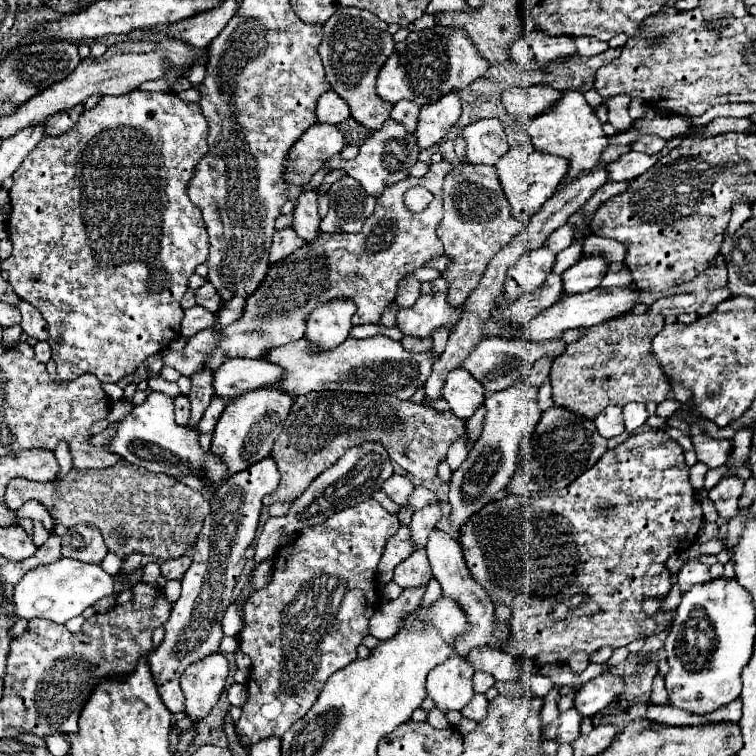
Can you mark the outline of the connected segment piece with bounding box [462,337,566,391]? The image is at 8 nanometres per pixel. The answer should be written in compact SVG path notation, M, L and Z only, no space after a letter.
M488 337L482 339L476 349L464 359L462 367L474 375L476 381L480 381L486 391L502 391L516 383L520 377L530 373L530 367L542 357L542 355L562 355L566 349L566 343L560 339L554 339L550 343L534 343L528 339L500 339L500 337Z

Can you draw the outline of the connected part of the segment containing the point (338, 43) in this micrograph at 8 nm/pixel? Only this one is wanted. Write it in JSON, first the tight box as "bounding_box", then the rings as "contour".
{"bounding_box":[318,7,394,131],"contour":[[[344,7],[324,25],[324,39],[318,47],[332,89],[348,103],[352,119],[370,131],[378,131],[384,121],[390,119],[392,111],[392,107],[376,95],[376,77],[386,59],[394,53],[394,41],[386,29],[388,25],[378,21],[370,11]]]}

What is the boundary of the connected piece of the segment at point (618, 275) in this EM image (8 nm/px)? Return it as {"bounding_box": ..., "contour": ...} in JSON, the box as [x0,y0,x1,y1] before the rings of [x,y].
{"bounding_box":[602,263,632,289],"contour":[[[612,263],[606,277],[602,279],[602,289],[610,289],[610,287],[626,287],[632,285],[632,275],[628,271],[628,267],[624,263]]]}

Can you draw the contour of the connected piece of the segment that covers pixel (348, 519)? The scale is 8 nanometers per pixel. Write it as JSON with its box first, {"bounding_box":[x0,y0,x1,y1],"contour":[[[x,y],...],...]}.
{"bounding_box":[238,499,400,745],"contour":[[[368,499],[364,503],[358,503],[358,507],[350,507],[346,511],[338,511],[336,515],[328,517],[324,523],[316,525],[316,527],[308,527],[306,531],[300,531],[296,535],[296,539],[292,543],[286,543],[278,549],[276,557],[274,557],[274,573],[272,573],[272,581],[264,587],[264,589],[258,589],[246,603],[244,607],[244,613],[246,613],[246,627],[244,631],[240,633],[240,651],[244,651],[246,655],[250,655],[252,659],[252,667],[250,667],[250,675],[248,675],[248,681],[246,681],[246,689],[248,689],[248,701],[244,703],[242,707],[242,717],[238,721],[238,733],[242,735],[242,741],[246,745],[252,745],[252,743],[258,743],[270,735],[274,737],[282,737],[312,705],[314,701],[318,699],[324,683],[328,681],[328,677],[340,669],[344,669],[346,665],[350,665],[352,661],[358,659],[358,645],[362,645],[362,639],[368,635],[368,621],[372,617],[372,613],[376,611],[376,603],[378,603],[378,589],[376,589],[376,567],[380,563],[380,557],[382,557],[382,551],[388,543],[390,537],[396,535],[400,523],[398,523],[398,517],[388,513],[378,501],[374,499]]]}

